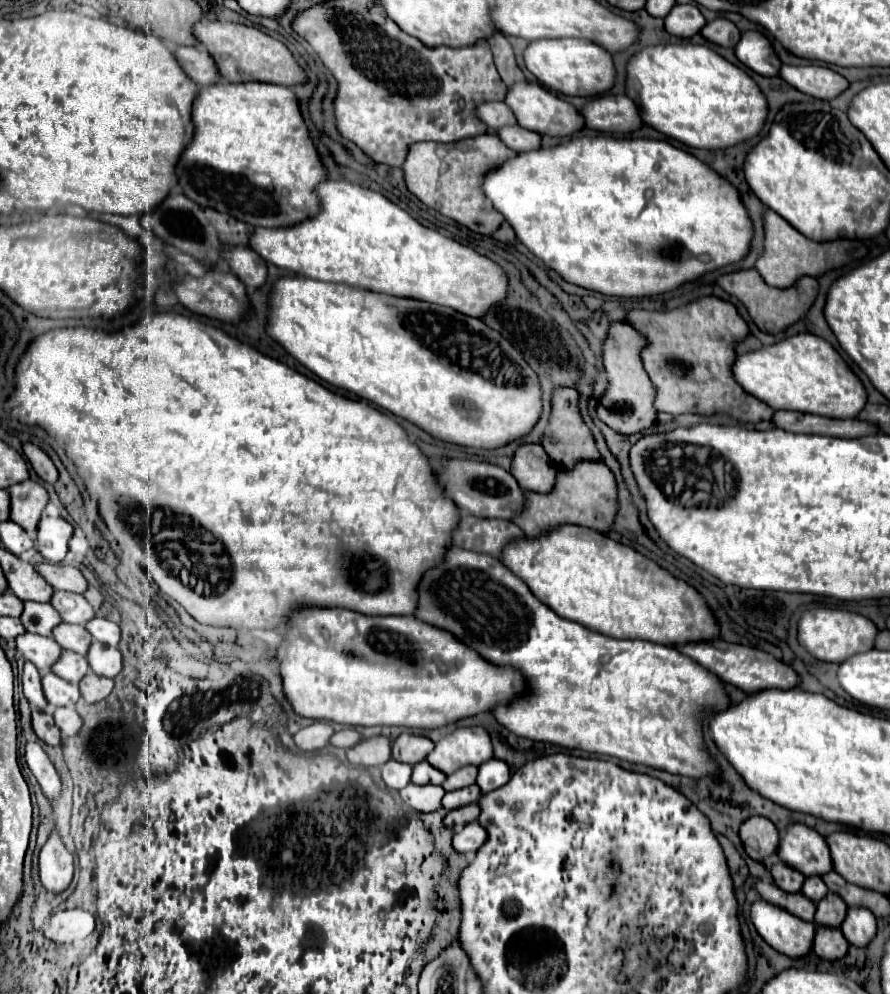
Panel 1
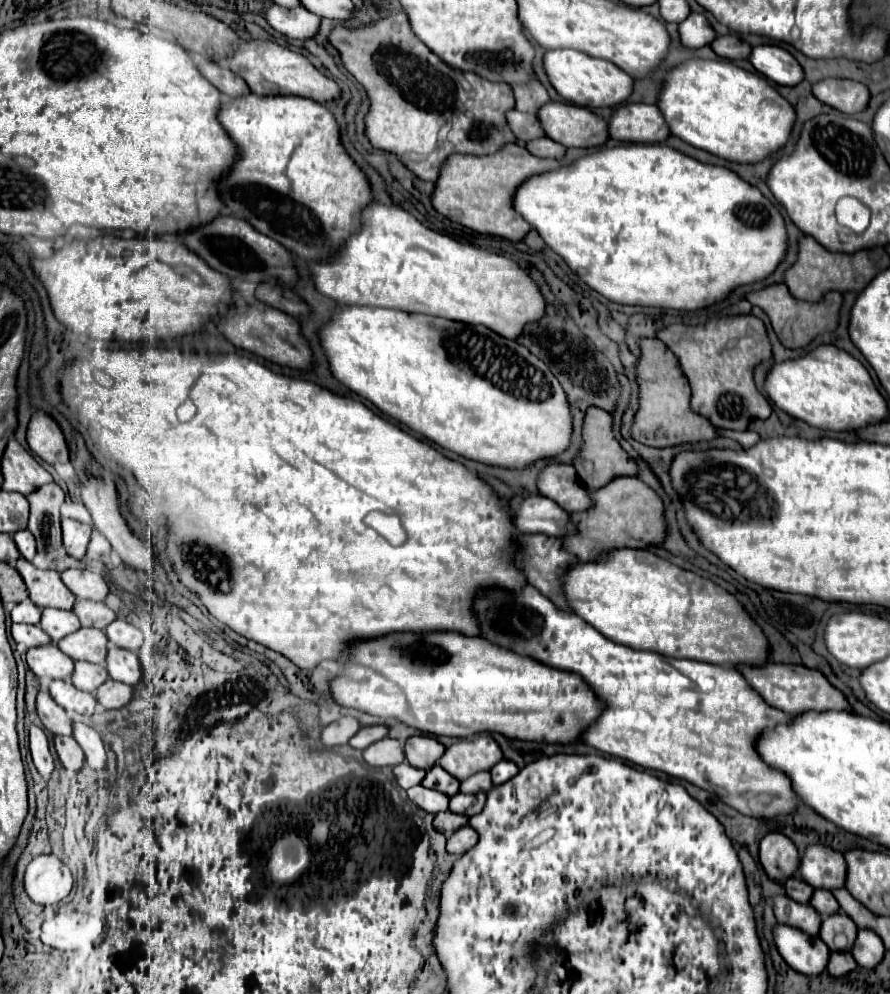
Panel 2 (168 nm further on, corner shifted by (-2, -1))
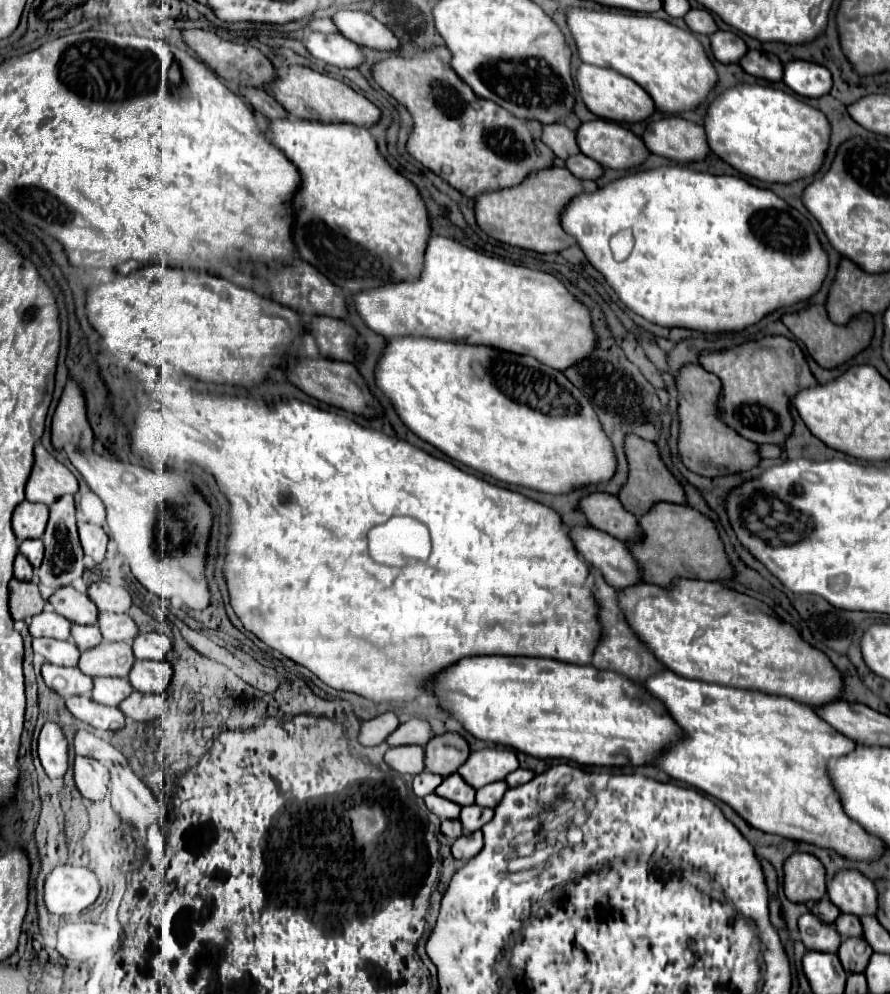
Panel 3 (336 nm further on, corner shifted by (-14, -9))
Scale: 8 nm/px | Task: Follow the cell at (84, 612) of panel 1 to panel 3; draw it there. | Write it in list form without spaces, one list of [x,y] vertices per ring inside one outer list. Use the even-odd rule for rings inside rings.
[[[99,613],[97,627],[105,641],[127,641],[131,643],[133,637],[139,633],[135,621],[125,613]]]

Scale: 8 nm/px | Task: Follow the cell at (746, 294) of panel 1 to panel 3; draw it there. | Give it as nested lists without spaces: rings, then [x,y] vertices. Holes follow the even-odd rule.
[[[809,305],[807,309],[801,309],[795,313],[785,313],[785,315],[781,315],[781,321],[787,325],[787,329],[799,341],[803,341],[803,345],[807,347],[807,353],[825,369],[833,369],[841,363],[845,363],[847,359],[851,359],[853,355],[857,355],[859,351],[863,351],[869,345],[871,333],[873,333],[873,319],[869,313],[851,317],[847,325],[835,325],[829,321],[829,317],[821,305]]]

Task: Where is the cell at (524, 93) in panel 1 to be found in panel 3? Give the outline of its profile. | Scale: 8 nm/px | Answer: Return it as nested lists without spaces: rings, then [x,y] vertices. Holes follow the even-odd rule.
[[[605,119],[581,123],[575,131],[575,139],[583,155],[611,169],[637,167],[649,155],[641,137],[627,127]]]

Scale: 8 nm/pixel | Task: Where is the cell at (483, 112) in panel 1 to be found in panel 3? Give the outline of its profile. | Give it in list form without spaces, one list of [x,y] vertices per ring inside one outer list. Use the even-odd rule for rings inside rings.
[[[543,125],[543,133],[541,133],[541,141],[555,153],[557,159],[567,159],[569,155],[579,153],[579,147],[575,143],[575,133],[571,129],[567,129],[565,125]]]

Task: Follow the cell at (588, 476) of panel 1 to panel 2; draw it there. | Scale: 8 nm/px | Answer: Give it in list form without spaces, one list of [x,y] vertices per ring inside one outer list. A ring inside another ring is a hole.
[[[619,477],[609,485],[605,485],[603,489],[591,491],[591,499],[595,503],[593,509],[583,513],[571,513],[571,519],[577,525],[579,535],[571,535],[563,539],[567,551],[577,555],[581,561],[597,561],[601,555],[607,555],[623,547],[631,547],[631,549],[659,547],[667,539],[663,501],[641,479]],[[651,501],[653,501],[653,515],[651,515]]]

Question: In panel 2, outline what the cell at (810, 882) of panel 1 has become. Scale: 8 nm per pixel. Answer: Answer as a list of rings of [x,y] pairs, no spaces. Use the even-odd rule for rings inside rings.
[[[817,889],[817,891],[813,893],[811,905],[819,911],[819,915],[821,915],[823,919],[839,913],[839,903],[835,901],[833,893],[831,893],[831,891],[825,891],[825,889]]]

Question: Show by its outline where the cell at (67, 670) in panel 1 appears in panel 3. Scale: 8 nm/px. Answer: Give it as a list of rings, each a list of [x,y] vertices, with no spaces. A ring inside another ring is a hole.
[[[95,677],[93,679],[93,701],[101,705],[111,705],[117,707],[129,693],[131,693],[131,683],[121,677]]]

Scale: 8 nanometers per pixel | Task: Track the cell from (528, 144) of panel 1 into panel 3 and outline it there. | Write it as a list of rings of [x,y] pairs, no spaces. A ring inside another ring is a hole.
[[[583,153],[571,155],[565,159],[565,167],[579,179],[597,179],[601,175],[601,165]]]

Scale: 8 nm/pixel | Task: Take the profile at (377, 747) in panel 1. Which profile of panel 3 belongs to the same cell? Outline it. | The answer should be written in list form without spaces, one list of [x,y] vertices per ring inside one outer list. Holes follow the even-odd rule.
[[[419,745],[391,747],[385,753],[385,763],[397,773],[417,775],[425,769],[425,765],[423,765],[423,747],[419,747]]]

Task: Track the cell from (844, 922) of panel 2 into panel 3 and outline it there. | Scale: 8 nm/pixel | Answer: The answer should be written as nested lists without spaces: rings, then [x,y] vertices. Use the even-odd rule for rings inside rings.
[[[845,937],[841,941],[837,955],[843,967],[847,969],[847,973],[863,973],[867,967],[867,961],[873,955],[873,949],[863,937]]]

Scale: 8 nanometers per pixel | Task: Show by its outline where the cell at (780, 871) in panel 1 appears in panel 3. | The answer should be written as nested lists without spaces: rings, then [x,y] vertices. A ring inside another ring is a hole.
[[[823,897],[821,901],[817,901],[811,911],[813,911],[821,921],[825,921],[825,923],[829,923],[829,925],[833,925],[833,923],[835,923],[835,917],[839,917],[839,913],[841,913],[827,897]]]

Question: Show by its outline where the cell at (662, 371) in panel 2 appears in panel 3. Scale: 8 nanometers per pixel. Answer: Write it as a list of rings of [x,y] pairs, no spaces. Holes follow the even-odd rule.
[[[687,363],[675,377],[679,391],[679,459],[681,463],[703,477],[719,477],[739,473],[759,463],[757,445],[739,437],[731,427],[723,425],[715,411],[715,399],[721,391],[721,381],[697,363]]]

